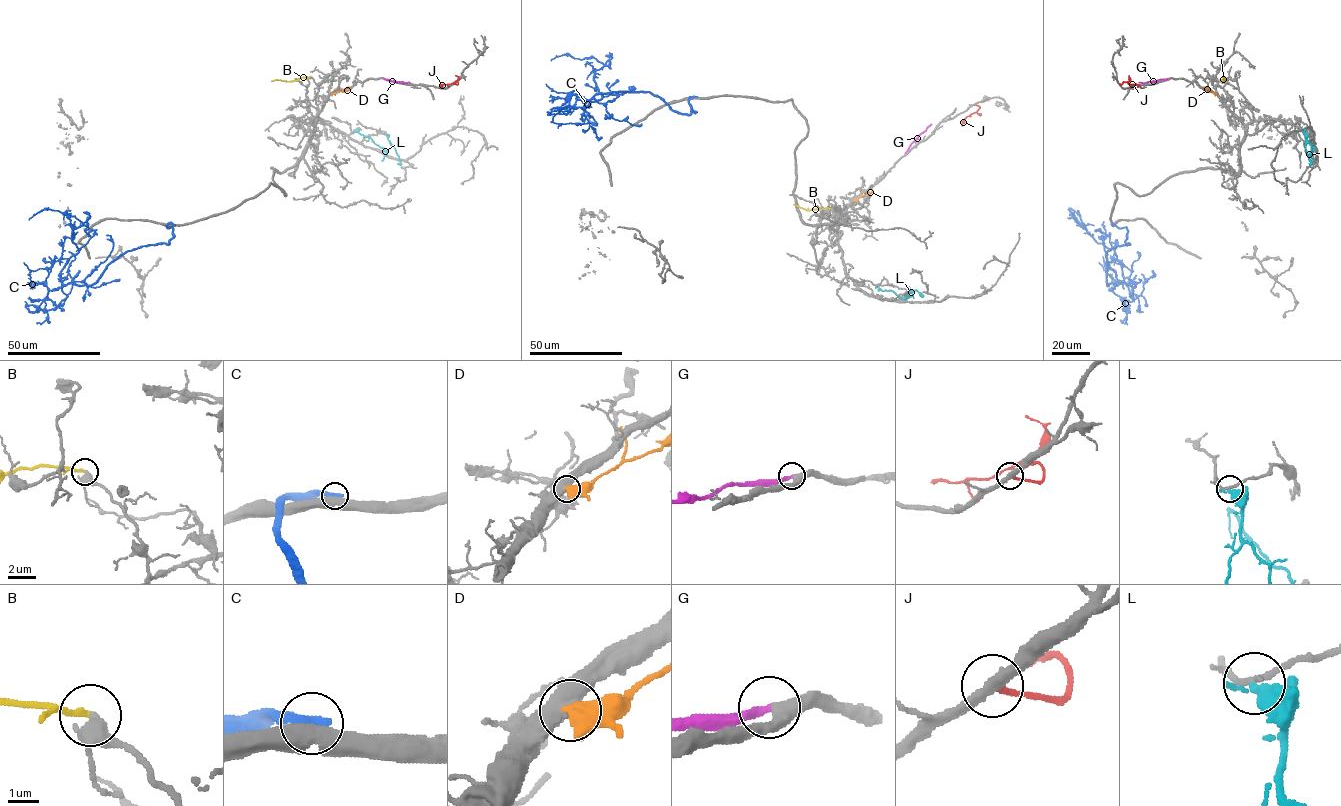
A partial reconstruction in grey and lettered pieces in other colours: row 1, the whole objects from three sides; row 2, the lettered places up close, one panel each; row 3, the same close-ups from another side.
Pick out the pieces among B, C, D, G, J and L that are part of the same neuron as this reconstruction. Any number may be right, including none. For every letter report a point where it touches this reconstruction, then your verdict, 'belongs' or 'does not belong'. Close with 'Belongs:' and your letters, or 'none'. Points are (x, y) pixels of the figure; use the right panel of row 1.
B: (1223, 76) | does not belong
C: (1112, 225) | does not belong
D: (1215, 93) | does not belong
G: (1168, 78) | does not belong
J: (1119, 83) | does not belong
L: (1305, 134) | does not belong
Belongs: none

